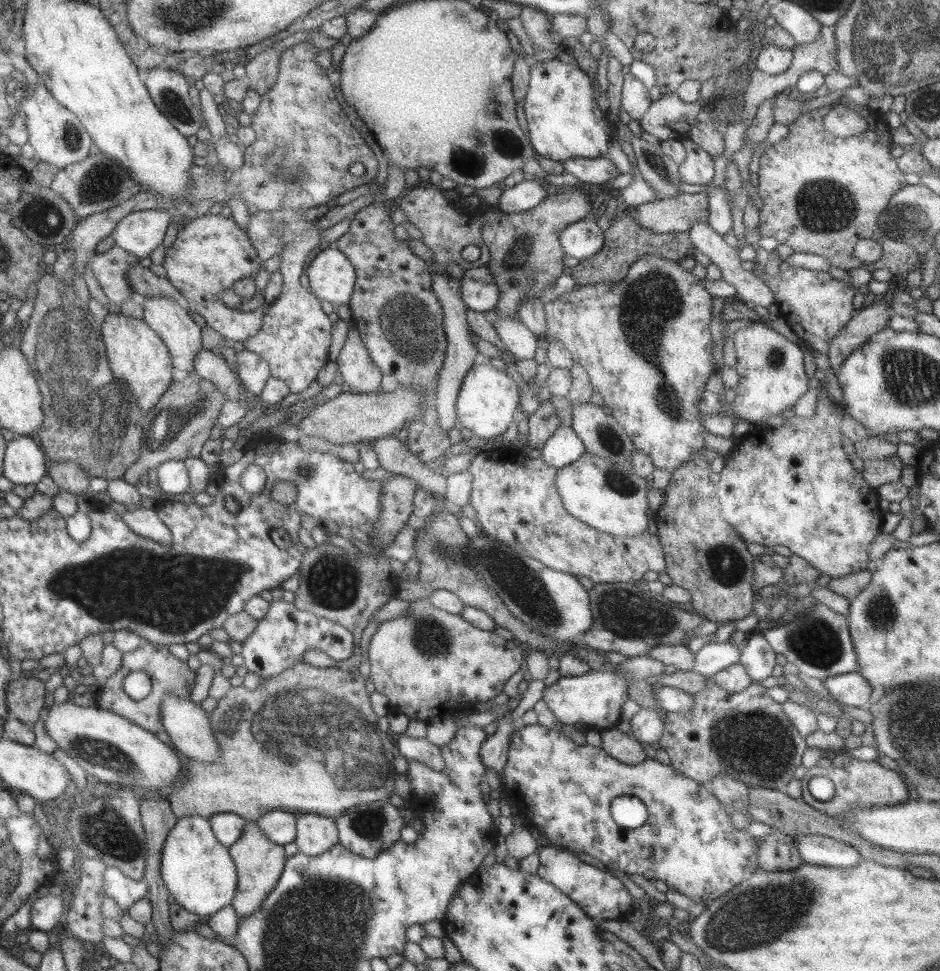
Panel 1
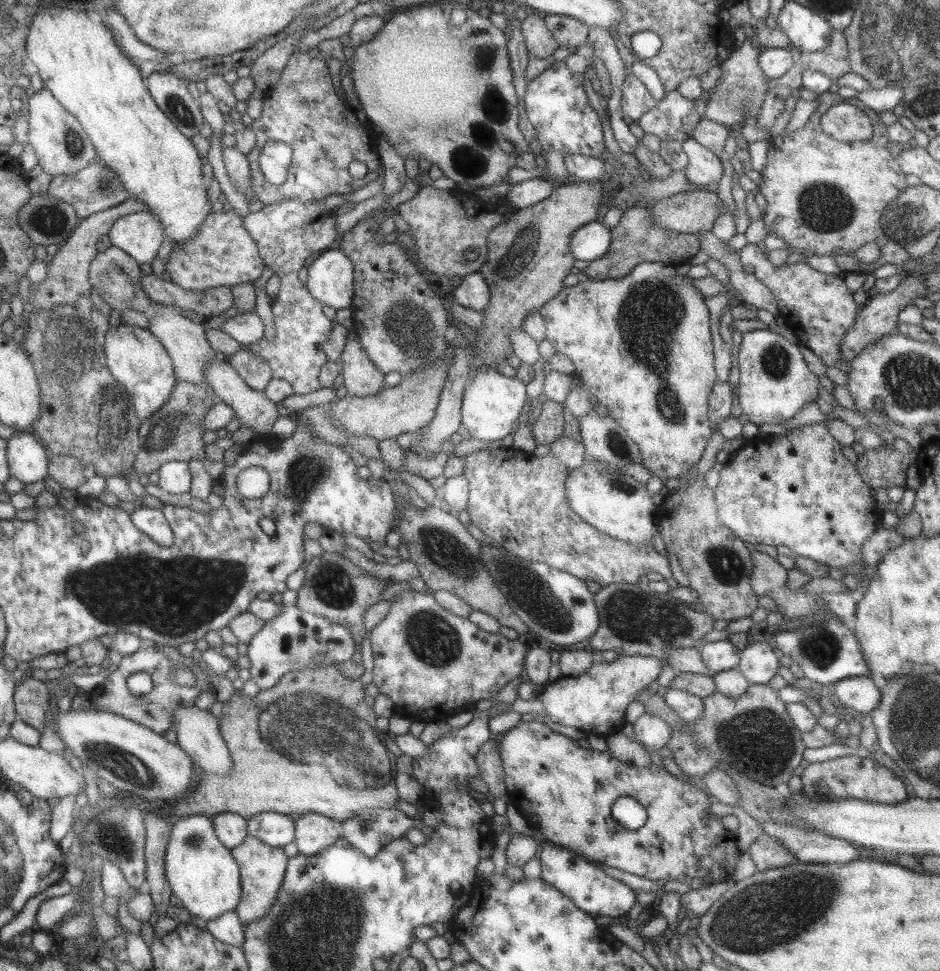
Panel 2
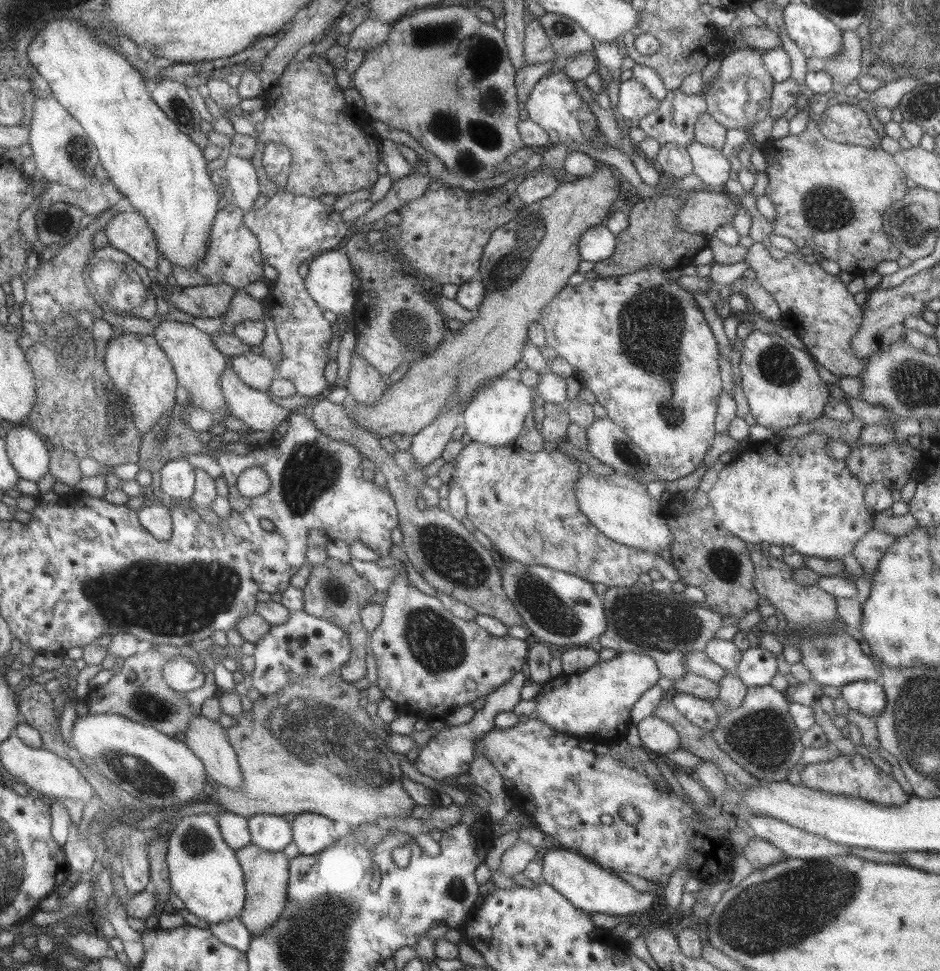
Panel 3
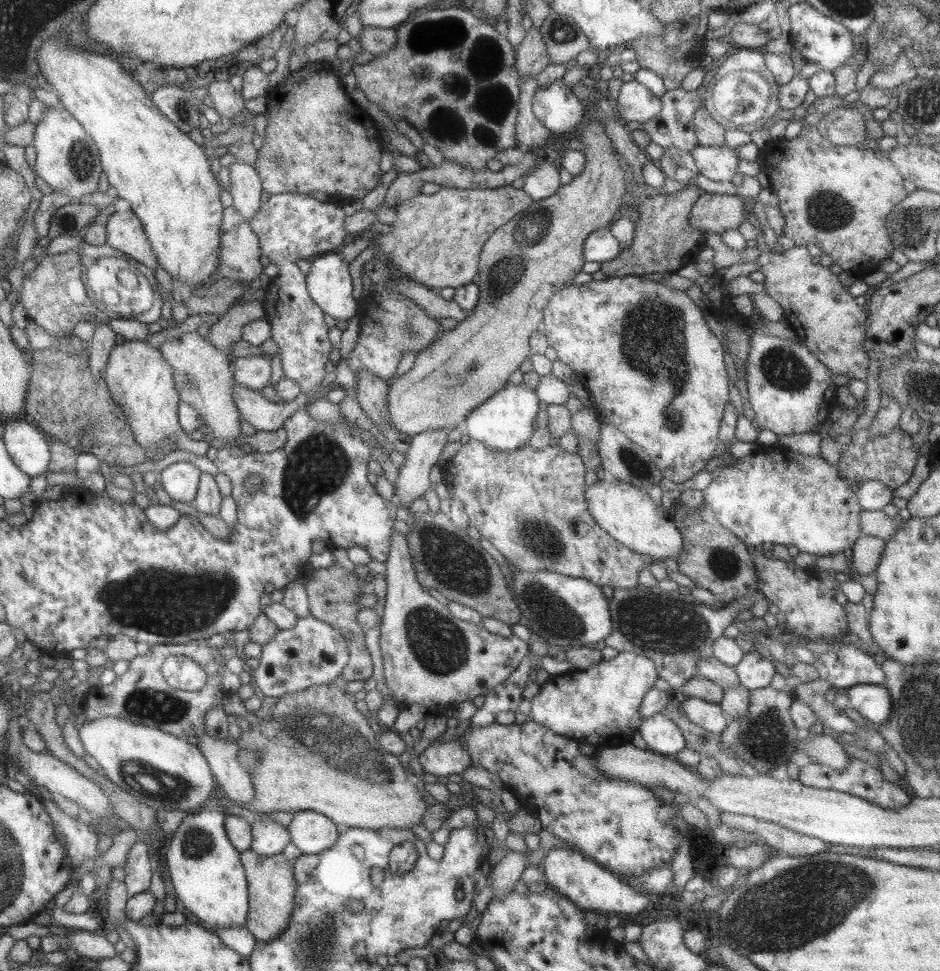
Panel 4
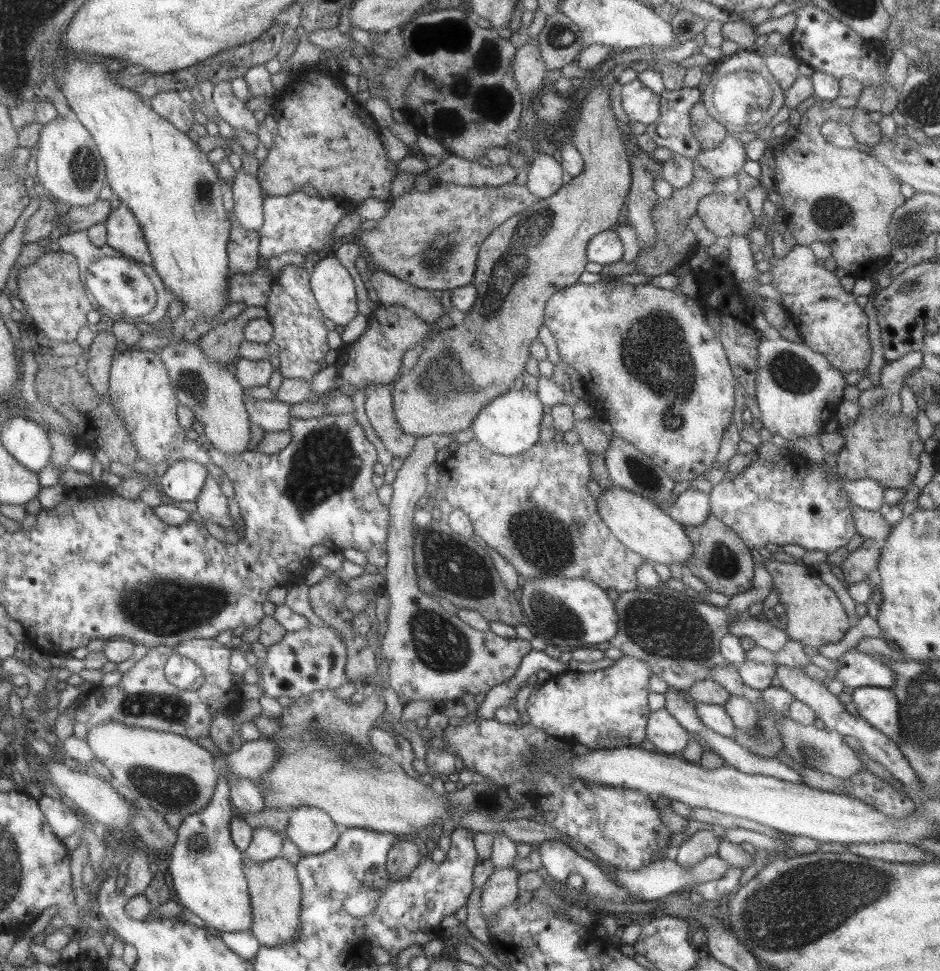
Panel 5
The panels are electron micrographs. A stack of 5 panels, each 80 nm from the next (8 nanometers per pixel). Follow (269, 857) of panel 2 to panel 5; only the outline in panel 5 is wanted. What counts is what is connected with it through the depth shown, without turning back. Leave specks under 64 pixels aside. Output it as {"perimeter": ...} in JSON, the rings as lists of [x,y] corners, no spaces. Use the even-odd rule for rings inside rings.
{"perimeter":[[[282,856],[267,862],[242,859],[251,905],[251,924],[248,930],[261,946],[279,946],[297,938],[301,888],[293,864]]]}

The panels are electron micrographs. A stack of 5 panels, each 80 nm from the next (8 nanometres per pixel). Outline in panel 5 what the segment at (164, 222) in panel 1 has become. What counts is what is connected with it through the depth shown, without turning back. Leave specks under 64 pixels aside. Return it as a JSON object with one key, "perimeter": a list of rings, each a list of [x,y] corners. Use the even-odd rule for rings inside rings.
{"perimeter":[[[125,206],[113,209],[104,220],[106,226],[106,244],[125,257],[152,266],[147,243],[133,213]]]}

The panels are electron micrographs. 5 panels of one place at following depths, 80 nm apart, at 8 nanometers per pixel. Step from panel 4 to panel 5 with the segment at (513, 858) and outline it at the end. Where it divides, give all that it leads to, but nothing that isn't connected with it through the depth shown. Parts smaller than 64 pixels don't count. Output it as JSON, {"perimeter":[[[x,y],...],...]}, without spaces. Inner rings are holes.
{"perimeter":[[[514,864],[505,868],[497,868],[491,872],[487,882],[482,886],[480,896],[480,911],[486,924],[494,917],[494,914],[513,899],[517,898],[518,873]]]}

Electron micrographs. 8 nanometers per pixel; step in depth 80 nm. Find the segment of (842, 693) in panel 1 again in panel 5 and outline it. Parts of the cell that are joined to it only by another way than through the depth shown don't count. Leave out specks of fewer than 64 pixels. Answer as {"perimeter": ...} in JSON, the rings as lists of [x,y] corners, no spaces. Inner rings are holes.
{"perimeter":[[[859,687],[850,692],[856,713],[873,728],[886,734],[893,742],[900,739],[898,708],[895,695],[888,688]]]}

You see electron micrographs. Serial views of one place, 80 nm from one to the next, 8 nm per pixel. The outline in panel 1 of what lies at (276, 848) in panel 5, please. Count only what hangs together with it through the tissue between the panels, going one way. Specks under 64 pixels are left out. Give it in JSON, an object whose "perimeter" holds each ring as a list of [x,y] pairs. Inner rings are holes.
{"perimeter":[[[273,810],[263,814],[255,824],[273,844],[285,845],[294,842],[297,814]]]}

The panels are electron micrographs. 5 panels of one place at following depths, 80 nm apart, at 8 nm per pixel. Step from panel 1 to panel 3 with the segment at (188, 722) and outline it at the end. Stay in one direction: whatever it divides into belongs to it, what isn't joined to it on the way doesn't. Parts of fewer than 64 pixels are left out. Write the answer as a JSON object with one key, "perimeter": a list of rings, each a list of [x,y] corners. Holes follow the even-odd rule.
{"perimeter":[[[201,714],[193,715],[188,722],[182,743],[203,763],[209,781],[230,789],[240,789],[242,776],[224,728]]]}

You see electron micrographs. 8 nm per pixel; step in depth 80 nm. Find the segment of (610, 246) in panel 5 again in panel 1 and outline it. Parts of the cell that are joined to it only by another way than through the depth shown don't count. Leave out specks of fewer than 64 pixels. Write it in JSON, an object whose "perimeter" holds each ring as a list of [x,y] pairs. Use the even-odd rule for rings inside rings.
{"perimeter":[[[581,220],[566,224],[558,232],[558,241],[564,254],[582,261],[593,256],[602,245],[602,232],[593,220]]]}

